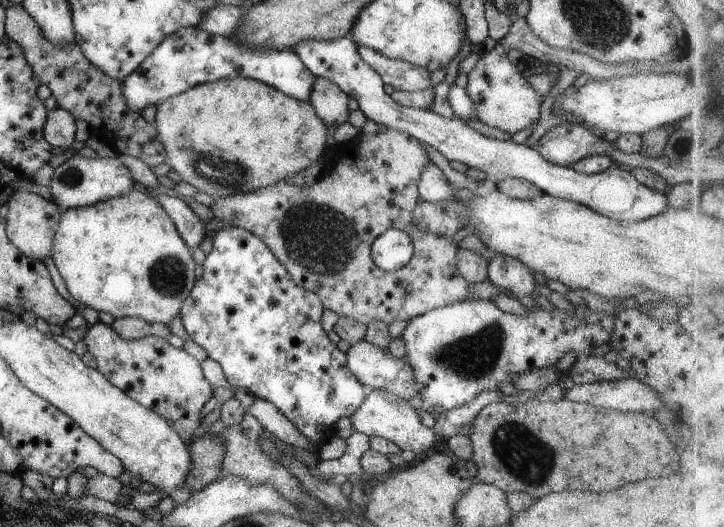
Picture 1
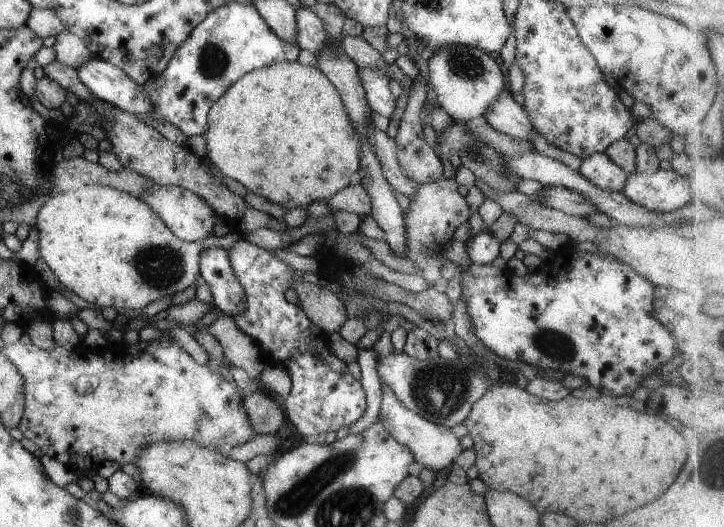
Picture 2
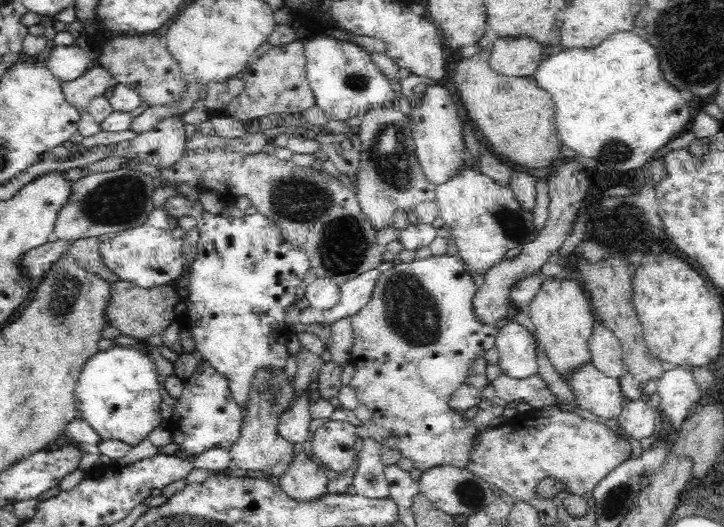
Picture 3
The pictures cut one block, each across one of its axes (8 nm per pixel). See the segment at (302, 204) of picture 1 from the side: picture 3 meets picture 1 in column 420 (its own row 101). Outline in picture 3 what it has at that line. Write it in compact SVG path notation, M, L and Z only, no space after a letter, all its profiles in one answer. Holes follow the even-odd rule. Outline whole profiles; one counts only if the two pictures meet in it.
M150 33L118 35L104 44L97 62L112 73L117 83L134 87L149 107L171 105L174 101L181 101L187 93L181 68L167 49L165 37L152 36ZM297 39L284 46L273 46L261 57L256 57L252 64L238 75L243 80L243 89L224 106L220 114L244 122L270 114L301 114L315 104L315 96L306 76L305 62L303 40Z

